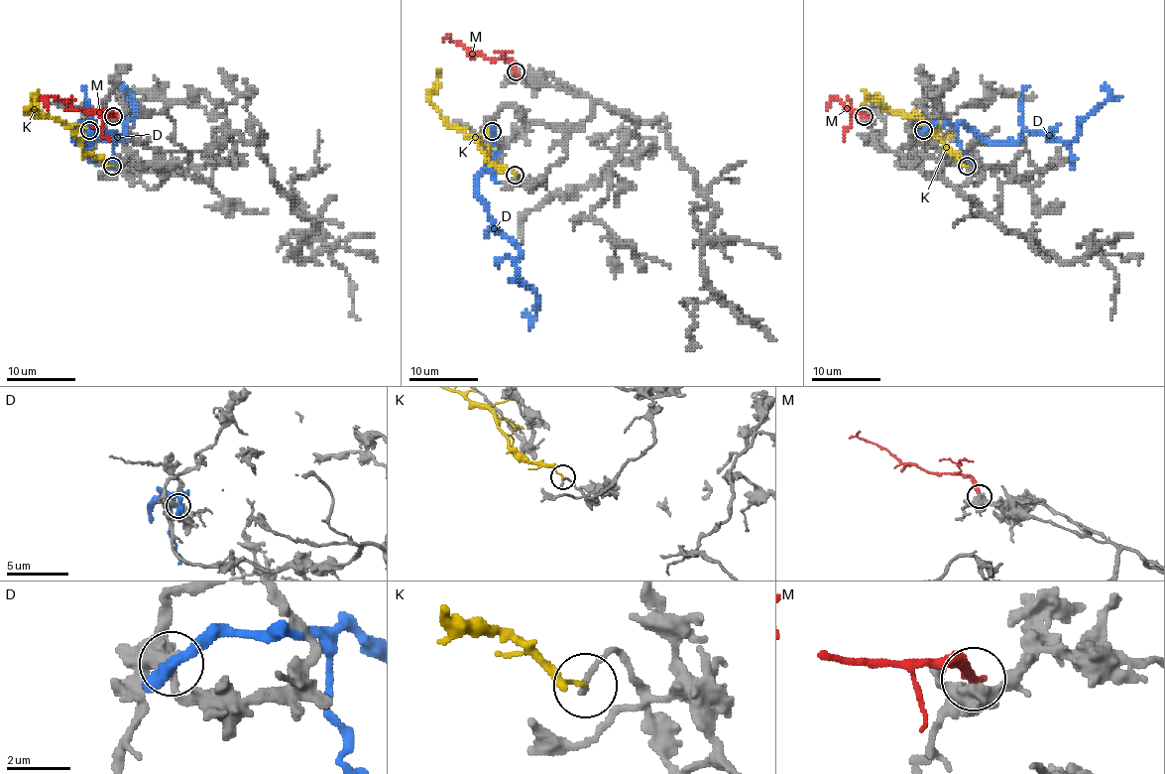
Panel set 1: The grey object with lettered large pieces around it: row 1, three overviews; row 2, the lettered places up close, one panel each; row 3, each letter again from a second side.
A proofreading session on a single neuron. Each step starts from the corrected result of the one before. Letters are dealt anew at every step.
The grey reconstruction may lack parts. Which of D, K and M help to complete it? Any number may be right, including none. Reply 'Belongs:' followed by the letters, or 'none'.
Belongs: none

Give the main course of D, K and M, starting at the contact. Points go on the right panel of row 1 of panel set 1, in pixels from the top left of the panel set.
D: (924, 130), (960, 123), (1007, 144), (1023, 130), (1073, 140), (1078, 123), (1108, 92), (1104, 83)
K: (967, 166), (920, 118), (889, 109), (879, 100), (866, 99), (862, 106)
M: (864, 116), (852, 113), (835, 97), (828, 109)

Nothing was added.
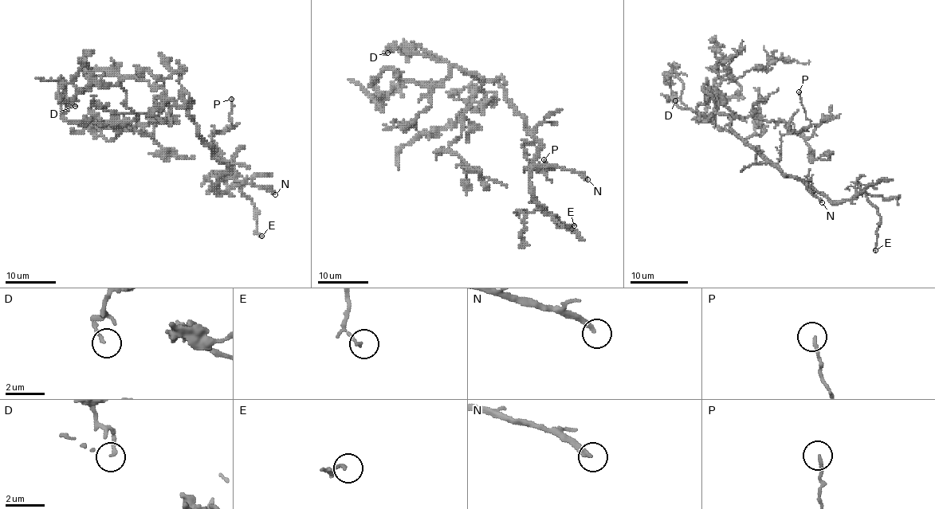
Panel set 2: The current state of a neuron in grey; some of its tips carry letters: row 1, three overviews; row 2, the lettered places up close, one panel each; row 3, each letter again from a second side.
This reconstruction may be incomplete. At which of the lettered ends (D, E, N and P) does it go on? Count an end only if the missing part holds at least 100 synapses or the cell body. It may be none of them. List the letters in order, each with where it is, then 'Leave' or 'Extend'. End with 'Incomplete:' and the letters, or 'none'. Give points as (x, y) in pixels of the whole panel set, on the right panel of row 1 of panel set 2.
D: Place: (675, 100). Leave
E: Place: (875, 250). Leave
N: Place: (822, 202). Extend
P: Place: (799, 92). Leave
Incomplete: N

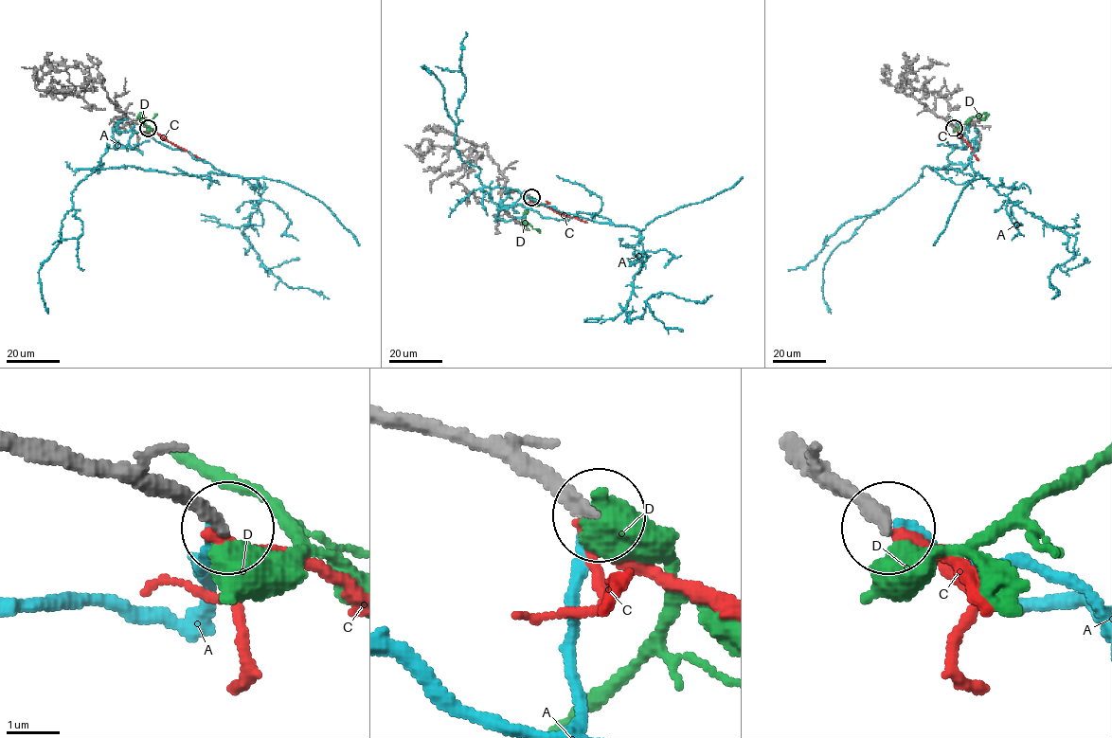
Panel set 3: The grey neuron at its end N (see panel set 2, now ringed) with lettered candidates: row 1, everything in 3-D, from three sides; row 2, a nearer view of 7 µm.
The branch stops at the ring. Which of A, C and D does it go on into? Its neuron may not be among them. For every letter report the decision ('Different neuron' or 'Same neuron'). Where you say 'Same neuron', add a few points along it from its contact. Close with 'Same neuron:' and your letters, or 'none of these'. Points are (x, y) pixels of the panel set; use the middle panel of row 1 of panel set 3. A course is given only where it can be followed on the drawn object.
A: Different neuron
C: Different neuron
D: Different neuron
Same neuron: none of these

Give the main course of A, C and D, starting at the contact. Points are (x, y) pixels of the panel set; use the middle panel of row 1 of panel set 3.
A: (530, 198), (543, 217), (610, 222), (485, 187), (456, 149), (443, 86), (431, 74)
C: (530, 198), (557, 212), (586, 223)
D: (531, 198), (534, 203), (522, 220), (540, 233)

